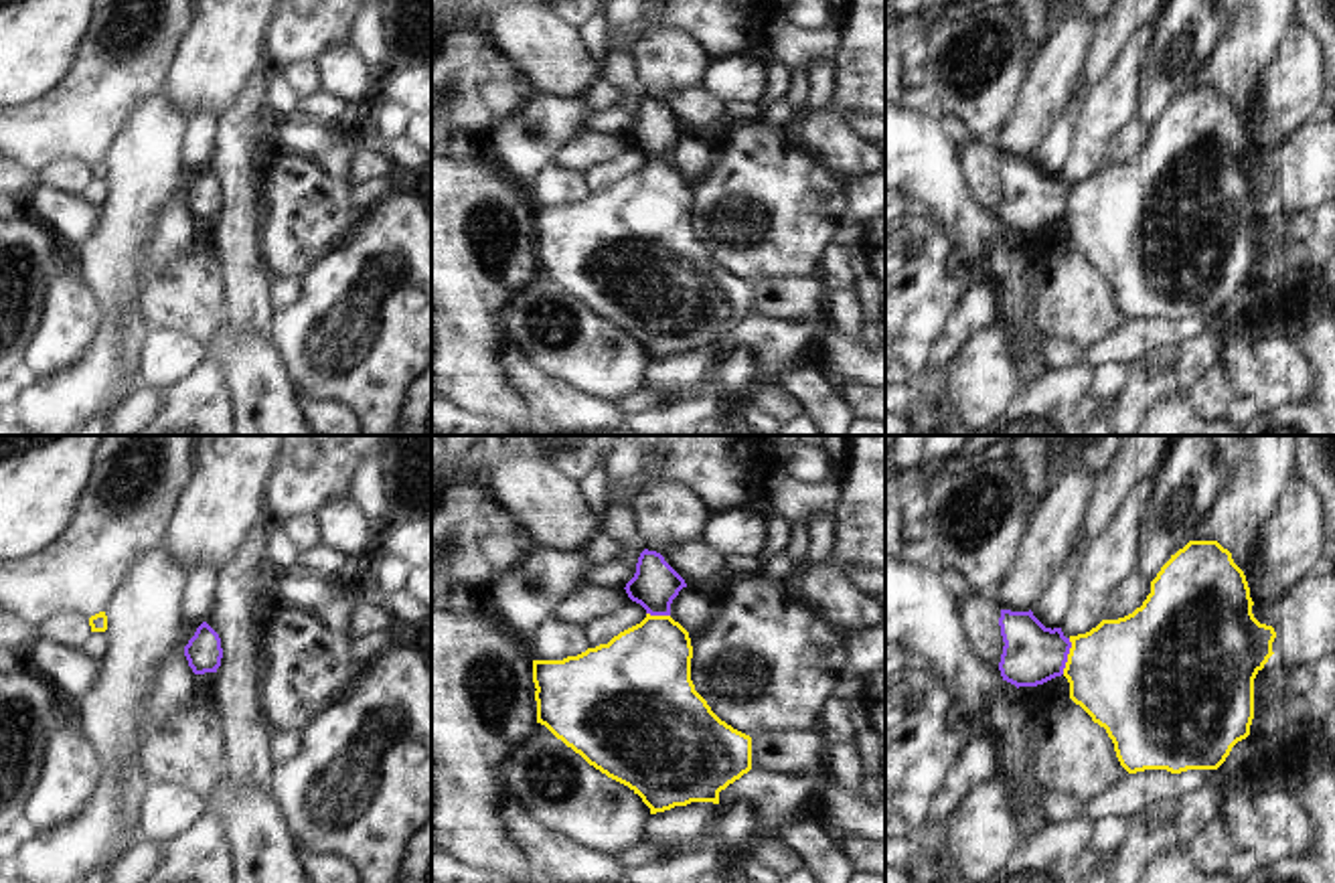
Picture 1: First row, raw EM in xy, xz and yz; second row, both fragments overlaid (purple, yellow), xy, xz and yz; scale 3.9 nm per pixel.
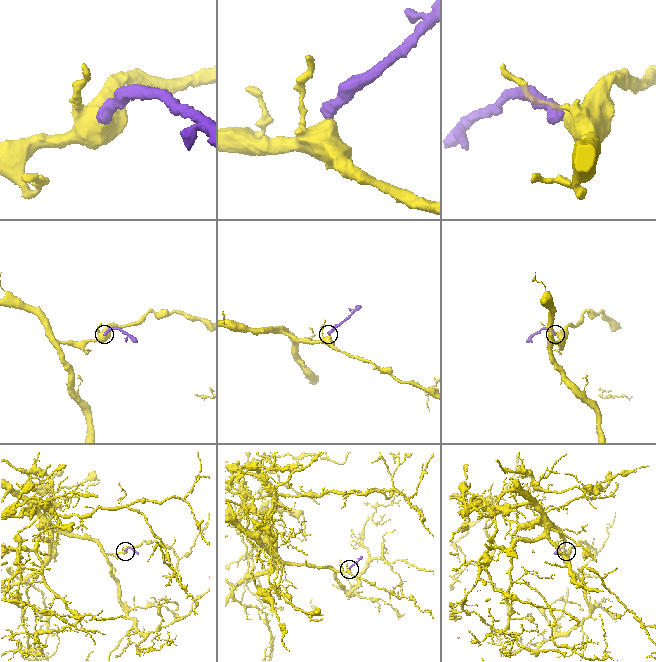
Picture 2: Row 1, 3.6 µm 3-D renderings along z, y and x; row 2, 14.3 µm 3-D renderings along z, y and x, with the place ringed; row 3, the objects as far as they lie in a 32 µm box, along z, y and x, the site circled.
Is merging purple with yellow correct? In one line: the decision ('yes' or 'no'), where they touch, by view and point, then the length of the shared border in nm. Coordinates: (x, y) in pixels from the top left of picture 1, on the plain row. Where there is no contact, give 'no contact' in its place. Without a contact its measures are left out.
yes | yz (1066, 203) | 150 nm

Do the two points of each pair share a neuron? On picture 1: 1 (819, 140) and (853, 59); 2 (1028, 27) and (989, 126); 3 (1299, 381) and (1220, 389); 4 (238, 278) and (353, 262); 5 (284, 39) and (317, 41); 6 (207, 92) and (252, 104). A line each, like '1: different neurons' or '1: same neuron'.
1: same neuron
2: same neuron
3: different neurons
4: different neurons
5: same neuron
6: different neurons

